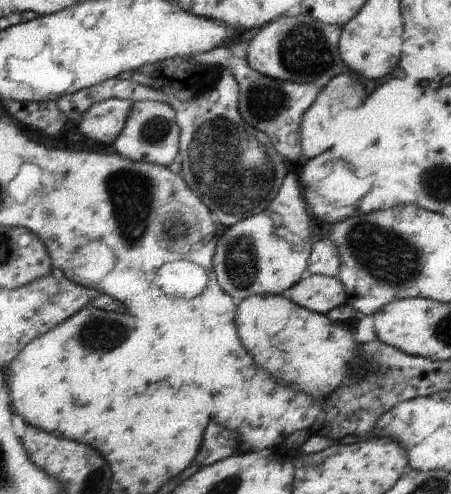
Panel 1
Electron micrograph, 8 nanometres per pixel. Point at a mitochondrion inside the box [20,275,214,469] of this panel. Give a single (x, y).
(102, 334)

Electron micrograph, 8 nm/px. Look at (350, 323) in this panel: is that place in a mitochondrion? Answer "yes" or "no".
no

